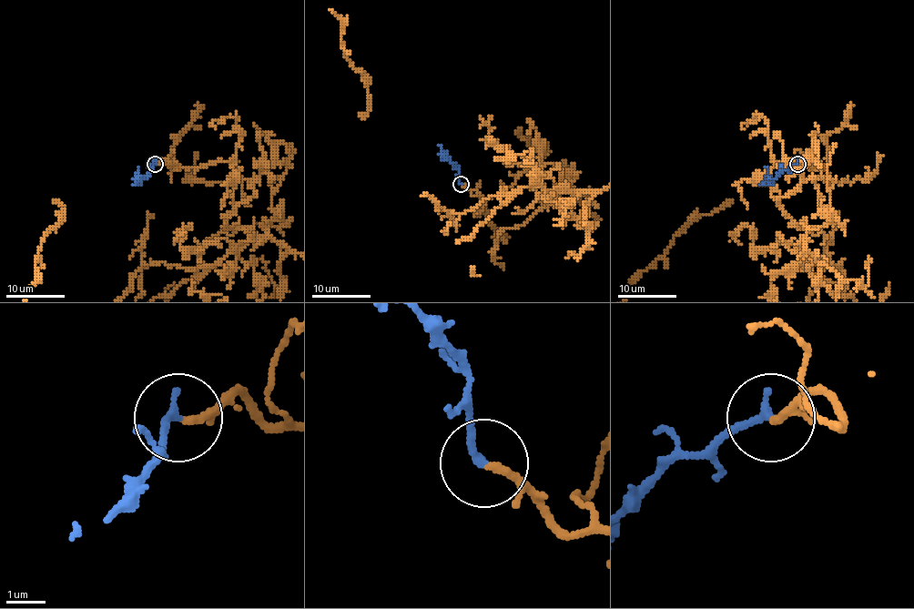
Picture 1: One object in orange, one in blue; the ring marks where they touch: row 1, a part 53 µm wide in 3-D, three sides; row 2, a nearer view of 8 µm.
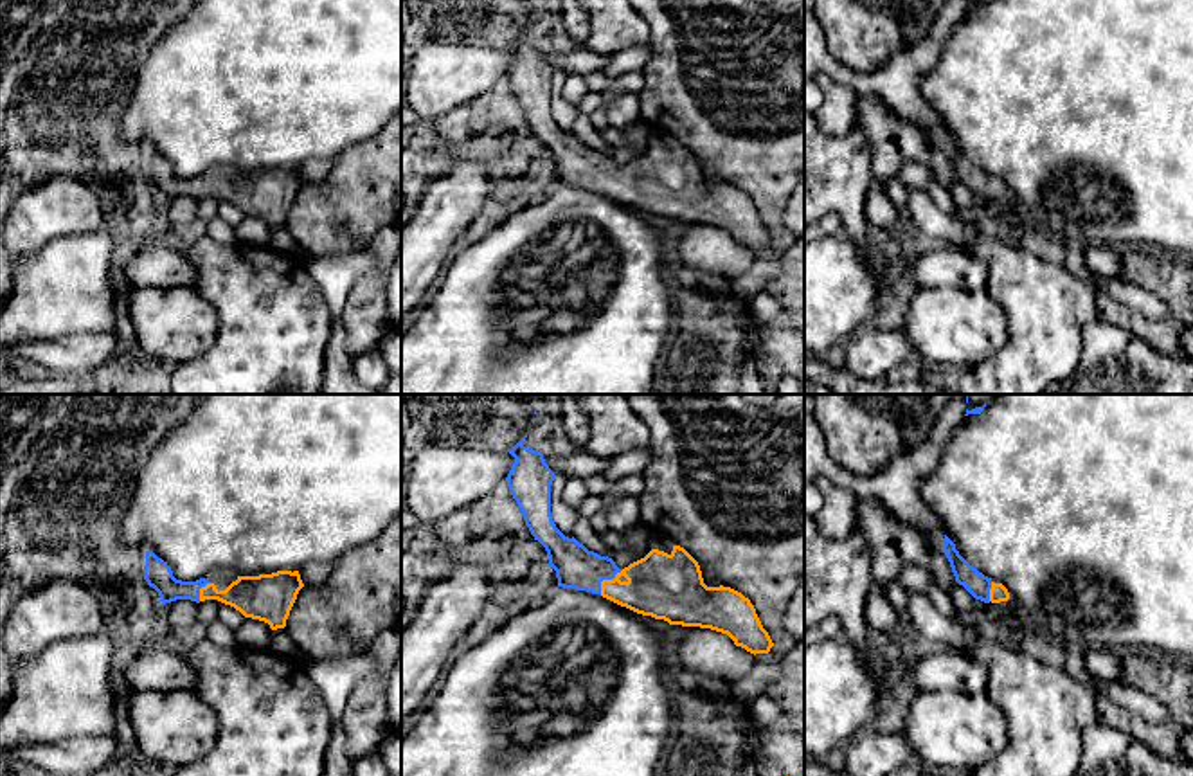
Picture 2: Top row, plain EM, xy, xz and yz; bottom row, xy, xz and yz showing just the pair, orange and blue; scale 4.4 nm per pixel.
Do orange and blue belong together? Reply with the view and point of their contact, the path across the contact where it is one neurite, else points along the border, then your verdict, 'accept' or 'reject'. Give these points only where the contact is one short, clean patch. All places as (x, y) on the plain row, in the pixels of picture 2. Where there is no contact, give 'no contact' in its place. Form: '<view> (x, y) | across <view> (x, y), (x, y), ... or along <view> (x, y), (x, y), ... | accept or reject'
xz (607, 177) | across xz (663, 182), (614, 184), (607, 177), (576, 164) | accept

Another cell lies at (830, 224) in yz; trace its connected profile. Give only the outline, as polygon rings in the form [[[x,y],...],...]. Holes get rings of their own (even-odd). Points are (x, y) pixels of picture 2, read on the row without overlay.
[[[828,212],[817,223],[804,227],[804,243],[817,236],[831,236],[837,232],[840,232],[840,216],[837,212]]]

